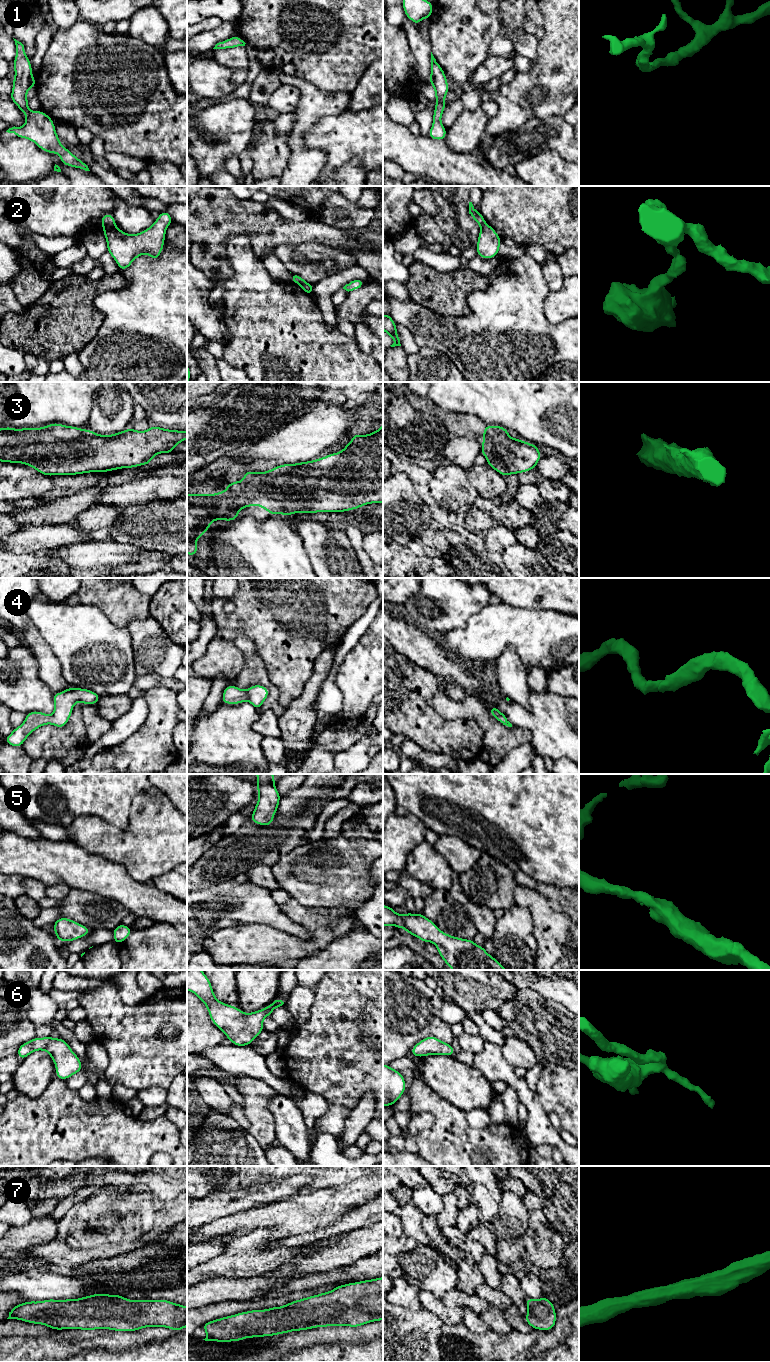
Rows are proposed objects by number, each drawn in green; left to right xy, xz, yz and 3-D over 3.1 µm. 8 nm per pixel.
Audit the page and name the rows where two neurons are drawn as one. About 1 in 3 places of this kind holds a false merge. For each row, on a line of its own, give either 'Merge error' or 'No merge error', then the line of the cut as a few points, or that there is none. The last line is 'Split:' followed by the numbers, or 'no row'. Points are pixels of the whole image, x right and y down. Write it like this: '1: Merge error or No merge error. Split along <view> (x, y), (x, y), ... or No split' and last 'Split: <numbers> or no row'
1: No merge error. No split
2: Merge error. Split along xy (114, 224), (104, 229)
3: No merge error. No split
4: No merge error. No split
5: No merge error. No split
6: No merge error. No split
7: No merge error. No split
Split: 2

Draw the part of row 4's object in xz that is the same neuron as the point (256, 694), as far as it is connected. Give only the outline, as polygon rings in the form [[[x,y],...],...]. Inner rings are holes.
[[[229,685],[223,691],[221,702],[241,704],[248,700],[256,710],[259,710],[268,695],[269,690],[263,685],[252,685],[247,691],[239,689],[235,685]]]

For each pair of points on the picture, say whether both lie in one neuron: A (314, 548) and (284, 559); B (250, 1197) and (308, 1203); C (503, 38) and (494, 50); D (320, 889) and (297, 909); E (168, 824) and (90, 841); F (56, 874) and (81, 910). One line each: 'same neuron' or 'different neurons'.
A: different neurons
B: different neurons
C: same neuron
D: different neurons
E: same neuron
F: different neurons

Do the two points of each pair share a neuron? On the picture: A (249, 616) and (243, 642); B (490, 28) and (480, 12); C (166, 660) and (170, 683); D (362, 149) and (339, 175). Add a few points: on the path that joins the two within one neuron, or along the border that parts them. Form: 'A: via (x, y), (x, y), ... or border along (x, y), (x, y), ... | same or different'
A: border along (234, 640), (248, 635), (258, 654) | different
B: via (486, 24), (480, 16) | same
C: border along (146, 674), (173, 677) | different
D: border along (372, 168), (352, 158), (334, 171) | different

